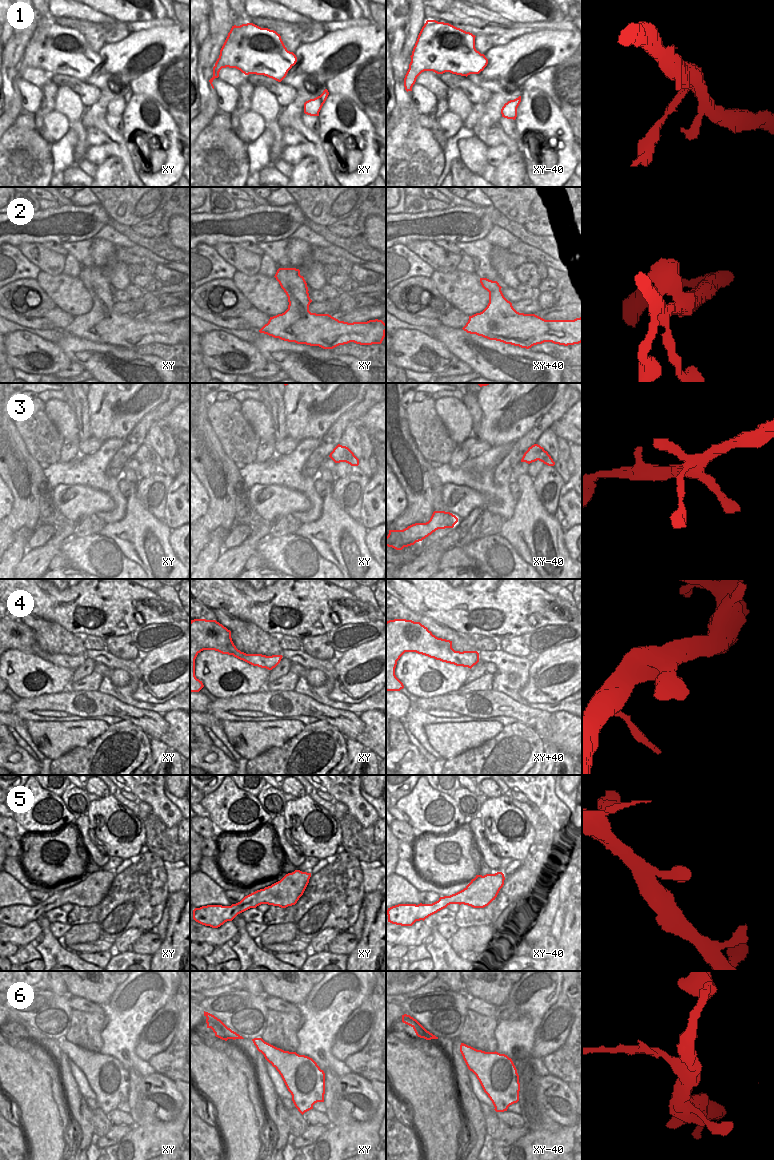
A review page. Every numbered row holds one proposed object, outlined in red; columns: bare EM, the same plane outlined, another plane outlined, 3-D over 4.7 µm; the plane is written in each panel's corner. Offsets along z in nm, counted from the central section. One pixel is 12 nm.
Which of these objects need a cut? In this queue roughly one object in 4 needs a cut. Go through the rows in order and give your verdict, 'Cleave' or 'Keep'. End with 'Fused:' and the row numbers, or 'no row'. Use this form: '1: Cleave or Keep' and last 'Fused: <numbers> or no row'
1: Keep
2: Keep
3: Keep
4: Keep
5: Keep
6: Cleave
Fused: 6

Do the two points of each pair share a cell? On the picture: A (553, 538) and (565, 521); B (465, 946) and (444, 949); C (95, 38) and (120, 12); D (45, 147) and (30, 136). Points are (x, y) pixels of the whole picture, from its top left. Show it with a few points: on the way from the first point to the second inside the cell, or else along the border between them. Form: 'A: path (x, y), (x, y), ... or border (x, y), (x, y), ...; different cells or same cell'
A: border (554, 515), (564, 532); different cells
B: border (448, 941), (450, 946), (461, 957), (468, 959); different cells
C: border (114, 19), (118, 21); different cells
D: path (41, 146), (34, 139); same cell

